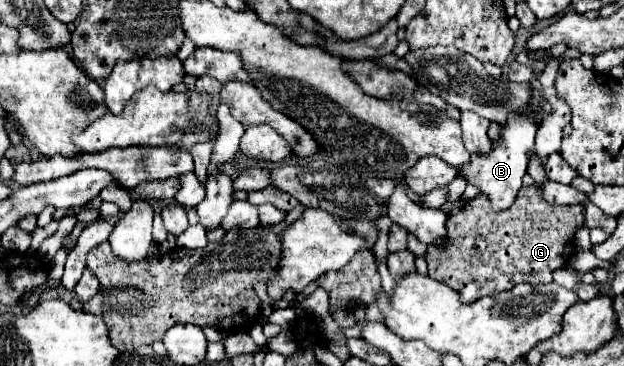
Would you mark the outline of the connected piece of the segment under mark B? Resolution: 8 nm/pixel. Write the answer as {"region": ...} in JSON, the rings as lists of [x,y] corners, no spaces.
{"region":[[[530,87],[530,99],[528,99],[524,111],[508,113],[508,119],[500,129],[500,137],[498,137],[498,141],[492,143],[490,153],[488,155],[474,153],[470,157],[470,163],[466,163],[458,169],[458,175],[468,179],[468,183],[478,185],[480,191],[490,197],[492,207],[496,211],[508,209],[514,203],[516,193],[522,187],[522,177],[526,175],[526,169],[528,169],[530,151],[534,151],[534,145],[536,145],[534,139],[536,139],[536,131],[540,127],[540,121],[538,121],[540,113],[544,113],[544,97]]]}

